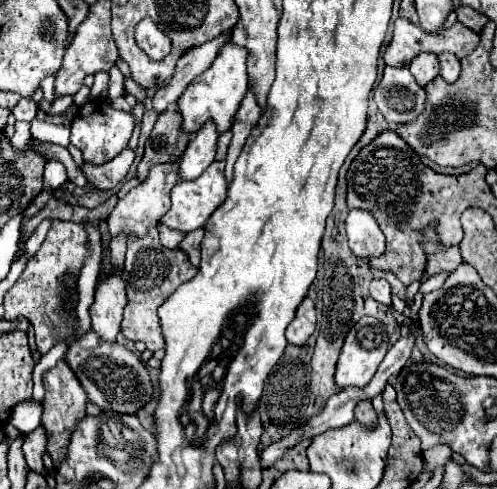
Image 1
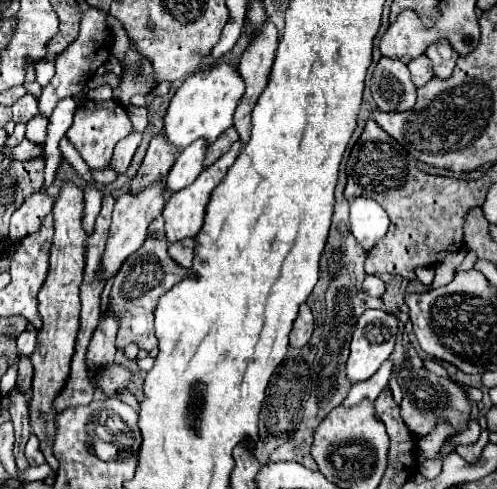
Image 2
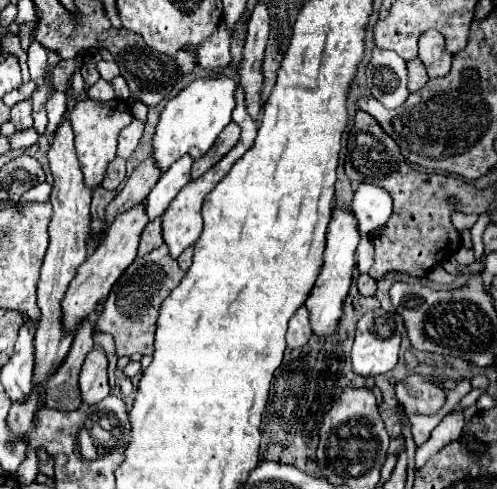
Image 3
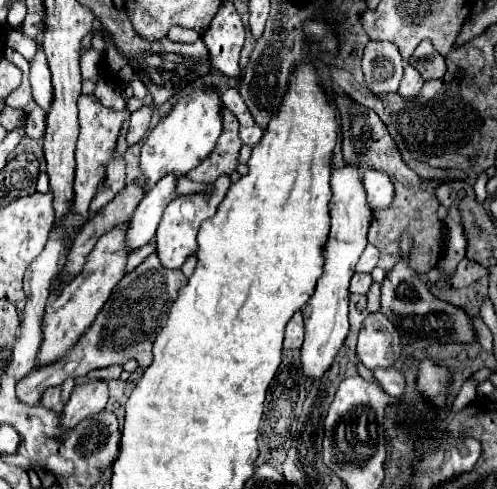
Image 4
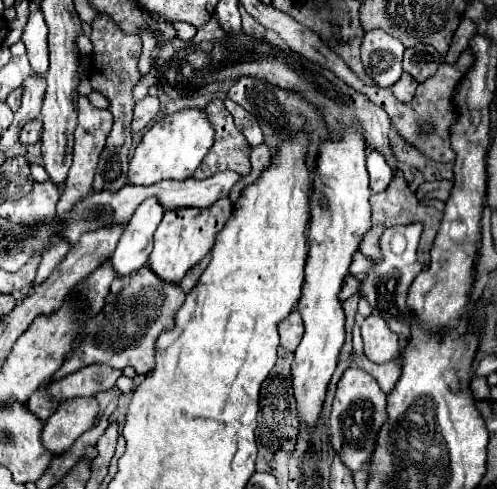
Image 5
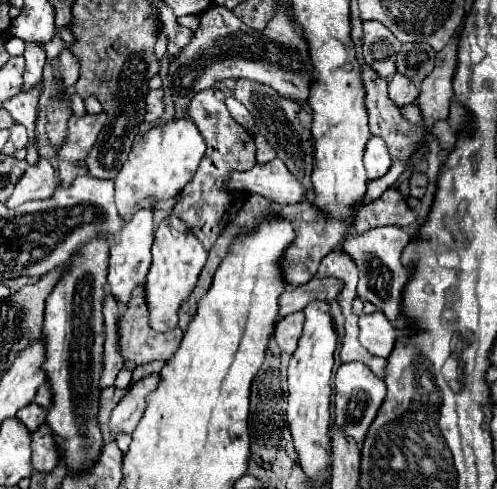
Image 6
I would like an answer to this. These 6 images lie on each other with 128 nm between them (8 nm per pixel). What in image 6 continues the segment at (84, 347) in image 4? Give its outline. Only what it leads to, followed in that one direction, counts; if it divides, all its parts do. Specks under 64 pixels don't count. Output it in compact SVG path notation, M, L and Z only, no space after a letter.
M140 284L136 292L132 292L132 300L128 302L126 310L118 318L118 350L126 362L134 362L136 366L154 362L154 360L168 360L176 348L180 346L182 340L182 330L176 326L174 330L168 332L156 332L150 326L150 316L148 316L148 304L146 304L146 286Z

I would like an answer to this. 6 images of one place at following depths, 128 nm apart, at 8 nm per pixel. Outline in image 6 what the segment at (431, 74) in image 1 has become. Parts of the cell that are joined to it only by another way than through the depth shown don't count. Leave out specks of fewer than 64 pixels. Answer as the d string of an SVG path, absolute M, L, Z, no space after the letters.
M394 74L394 78L388 82L388 92L390 92L390 100L396 106L412 104L420 94L420 90L414 86L414 82L408 80L404 74Z

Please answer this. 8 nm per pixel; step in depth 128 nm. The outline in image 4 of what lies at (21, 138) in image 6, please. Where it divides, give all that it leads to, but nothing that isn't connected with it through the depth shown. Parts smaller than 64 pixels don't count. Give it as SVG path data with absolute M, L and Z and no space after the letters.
M34 106L34 108L28 112L28 116L26 116L26 126L24 126L28 138L42 138L42 136L44 136L44 128L46 128L44 116L46 116L46 112L44 112L42 108L38 108L38 106Z

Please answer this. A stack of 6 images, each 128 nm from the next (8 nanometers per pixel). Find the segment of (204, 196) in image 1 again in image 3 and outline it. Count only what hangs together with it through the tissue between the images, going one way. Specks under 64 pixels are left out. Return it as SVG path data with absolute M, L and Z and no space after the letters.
M242 88L236 90L236 96L238 96L238 100L236 100L236 110L234 110L232 116L234 116L234 122L242 128L242 136L240 136L238 144L236 144L218 164L214 164L204 176L200 176L198 180L192 180L188 186L184 186L182 192L170 202L168 210L166 210L164 216L162 216L162 236L164 236L164 242L168 244L170 254L172 254L174 258L178 258L184 248L192 246L192 244L200 238L200 232L202 232L202 202L204 202L204 196L218 184L218 180L220 180L222 176L228 174L228 168L232 168L232 164L254 144L254 138L256 138L256 122L246 114Z

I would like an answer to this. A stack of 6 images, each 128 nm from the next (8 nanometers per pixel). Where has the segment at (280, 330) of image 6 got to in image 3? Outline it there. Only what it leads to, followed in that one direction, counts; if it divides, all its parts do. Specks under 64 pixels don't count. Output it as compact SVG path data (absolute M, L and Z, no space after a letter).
M302 306L302 308L298 308L298 312L290 320L288 334L286 334L288 348L300 348L300 346L304 346L310 336L312 336L312 328L310 328L308 308Z

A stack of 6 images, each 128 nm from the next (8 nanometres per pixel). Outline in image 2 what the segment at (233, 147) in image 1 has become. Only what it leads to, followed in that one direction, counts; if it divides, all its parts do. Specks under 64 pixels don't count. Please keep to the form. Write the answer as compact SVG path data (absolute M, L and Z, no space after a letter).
M266 22L266 26L256 36L256 40L248 44L248 48L244 50L240 58L238 72L242 74L246 82L246 92L234 112L234 128L240 134L242 146L250 138L250 114L252 114L252 108L256 106L256 100L266 88L268 76L274 64L276 48L278 48L278 30L272 22Z

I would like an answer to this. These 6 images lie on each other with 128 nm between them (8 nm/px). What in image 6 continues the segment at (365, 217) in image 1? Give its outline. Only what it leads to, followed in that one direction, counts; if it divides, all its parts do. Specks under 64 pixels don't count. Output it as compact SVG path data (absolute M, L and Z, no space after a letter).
M372 136L366 144L366 154L364 154L364 164L366 164L366 172L370 180L376 180L380 176L384 176L384 172L388 172L388 168L392 166L388 148L384 144L382 138Z

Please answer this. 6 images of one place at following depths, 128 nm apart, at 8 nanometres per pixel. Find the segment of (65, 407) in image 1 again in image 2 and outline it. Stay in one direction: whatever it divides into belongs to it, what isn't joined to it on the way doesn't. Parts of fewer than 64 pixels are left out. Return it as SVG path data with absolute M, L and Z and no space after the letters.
M66 182L62 192L54 204L54 240L50 250L50 270L48 278L38 292L38 310L42 316L42 330L38 332L38 346L30 356L34 366L32 380L32 402L30 402L30 426L32 432L40 440L40 448L46 456L46 462L52 468L58 468L58 460L52 452L52 440L56 434L56 410L52 408L52 398L58 396L64 380L68 380L68 364L72 364L74 342L80 326L80 284L84 274L84 242L86 234L82 230L82 208L84 208L84 192L80 186Z

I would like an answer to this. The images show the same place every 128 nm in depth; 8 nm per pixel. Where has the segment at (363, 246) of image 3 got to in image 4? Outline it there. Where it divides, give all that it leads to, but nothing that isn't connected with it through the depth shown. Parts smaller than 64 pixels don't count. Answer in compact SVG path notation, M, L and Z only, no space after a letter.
M368 244L356 264L356 272L372 272L376 268L376 262L378 262L378 248Z

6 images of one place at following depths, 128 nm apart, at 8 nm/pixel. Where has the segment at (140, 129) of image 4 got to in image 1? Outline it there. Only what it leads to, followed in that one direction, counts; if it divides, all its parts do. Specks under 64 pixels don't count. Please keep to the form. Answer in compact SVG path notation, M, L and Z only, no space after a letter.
M126 148L124 152L120 152L114 160L106 162L106 164L100 164L100 166L94 166L94 164L88 164L84 162L80 166L80 170L84 172L86 180L96 188L96 190L112 190L118 182L122 182L128 174L128 168L130 164L134 162L134 150Z

